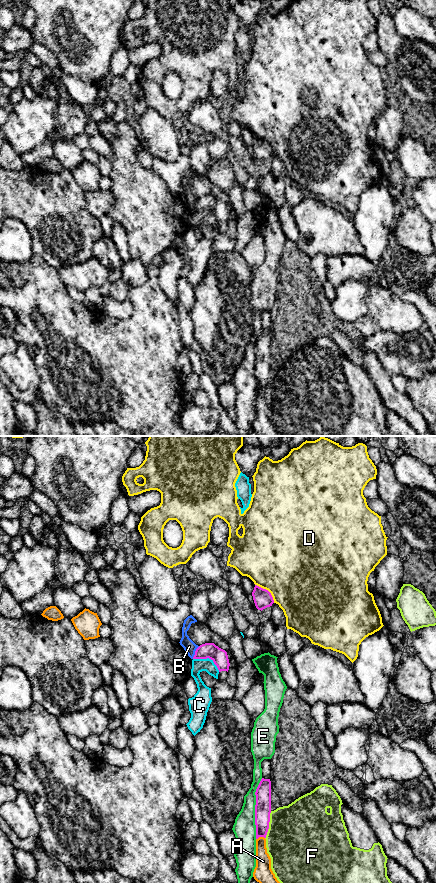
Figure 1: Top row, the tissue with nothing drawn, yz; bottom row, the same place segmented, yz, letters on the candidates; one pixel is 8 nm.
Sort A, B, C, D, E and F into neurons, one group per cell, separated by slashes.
A / B / C / D / E / F

